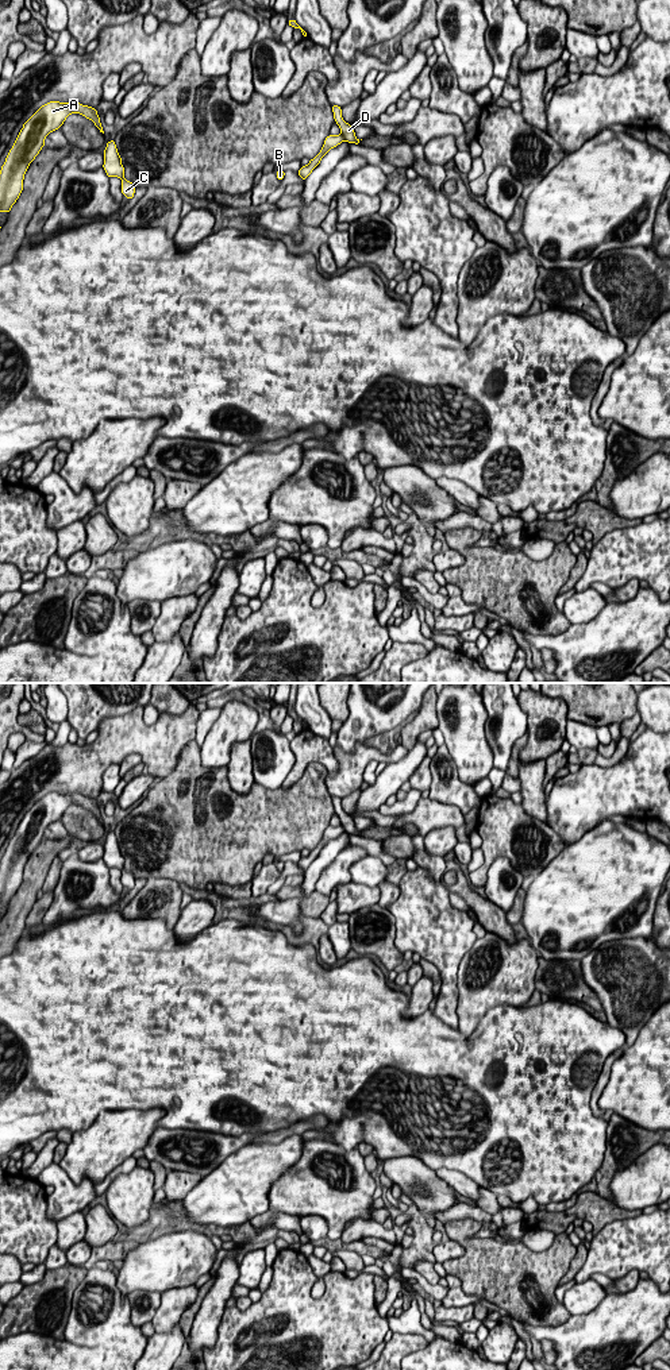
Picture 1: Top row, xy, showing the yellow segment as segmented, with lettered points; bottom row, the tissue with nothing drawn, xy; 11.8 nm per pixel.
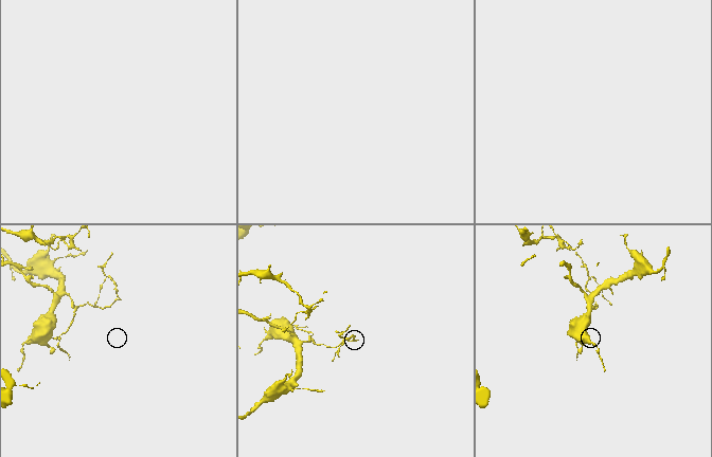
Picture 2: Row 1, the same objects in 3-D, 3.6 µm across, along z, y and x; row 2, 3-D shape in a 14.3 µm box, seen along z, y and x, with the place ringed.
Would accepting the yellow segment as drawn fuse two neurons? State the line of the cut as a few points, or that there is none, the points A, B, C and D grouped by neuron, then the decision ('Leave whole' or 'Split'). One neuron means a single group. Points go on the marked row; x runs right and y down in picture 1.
Split along xy (341, 132), (345, 139). Groups: A B C / D. Split

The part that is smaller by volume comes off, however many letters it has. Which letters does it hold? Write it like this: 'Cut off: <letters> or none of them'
Cut off: D

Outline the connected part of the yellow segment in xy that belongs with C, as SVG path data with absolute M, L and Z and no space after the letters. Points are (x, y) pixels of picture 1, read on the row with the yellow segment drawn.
M109 140L107 143L105 150L103 151L104 154L104 165L103 169L105 170L107 175L111 177L118 177L122 180L122 193L126 196L128 200L134 197L135 193L135 186L132 182L127 181L124 178L124 167L122 165L122 158L118 153L115 140Z

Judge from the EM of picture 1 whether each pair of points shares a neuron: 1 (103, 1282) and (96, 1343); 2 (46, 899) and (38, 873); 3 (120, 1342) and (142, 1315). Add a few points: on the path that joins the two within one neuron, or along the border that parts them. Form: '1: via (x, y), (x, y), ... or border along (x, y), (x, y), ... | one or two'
1: border along (66, 1339), (85, 1345), (99, 1334), (108, 1355) | two
2: border along (37, 899), (24, 923) | two
3: border along (126, 1296), (130, 1304), (130, 1320), (139, 1327) | two

